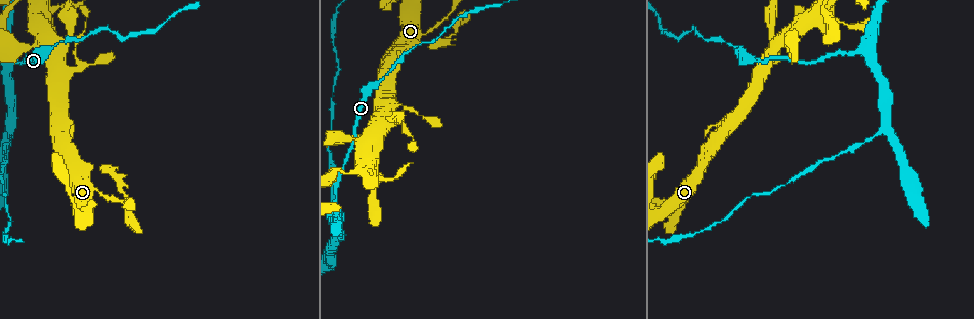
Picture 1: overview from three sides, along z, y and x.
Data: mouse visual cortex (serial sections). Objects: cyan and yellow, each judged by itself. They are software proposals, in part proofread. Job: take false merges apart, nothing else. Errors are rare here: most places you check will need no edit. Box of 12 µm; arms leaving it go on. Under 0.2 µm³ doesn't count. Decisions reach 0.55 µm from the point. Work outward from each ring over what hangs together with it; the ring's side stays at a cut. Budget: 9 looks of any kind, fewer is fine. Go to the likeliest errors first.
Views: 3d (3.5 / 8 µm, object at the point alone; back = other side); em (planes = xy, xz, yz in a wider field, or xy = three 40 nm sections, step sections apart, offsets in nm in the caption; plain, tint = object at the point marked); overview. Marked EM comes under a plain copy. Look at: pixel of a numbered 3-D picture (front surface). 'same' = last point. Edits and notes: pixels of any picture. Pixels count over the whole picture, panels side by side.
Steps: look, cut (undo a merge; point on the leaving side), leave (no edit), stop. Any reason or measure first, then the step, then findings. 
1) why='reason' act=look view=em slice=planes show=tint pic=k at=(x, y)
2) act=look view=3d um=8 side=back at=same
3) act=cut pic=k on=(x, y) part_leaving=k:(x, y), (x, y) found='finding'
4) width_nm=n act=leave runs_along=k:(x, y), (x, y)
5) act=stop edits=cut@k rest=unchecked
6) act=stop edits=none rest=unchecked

why='four or more arms meet' act=look view=3d um=8 pic=1 at=(370, 132)

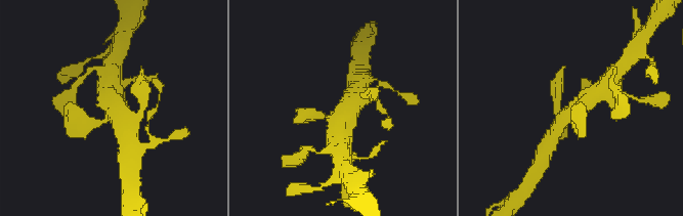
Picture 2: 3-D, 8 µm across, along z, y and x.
act=look view=3d um=3.5 pic=2 at=(340, 110)

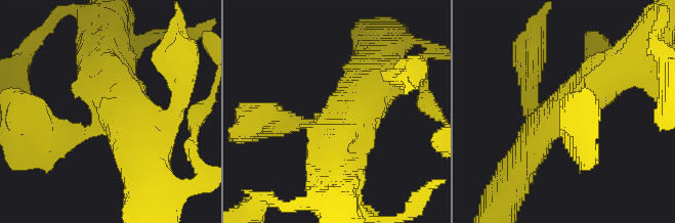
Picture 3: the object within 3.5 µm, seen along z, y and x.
arms=4 arm_widths_nm=150,200,500,600 act=look view=em slice=xy step=3 show=tint pic=3 at=(114, 110)

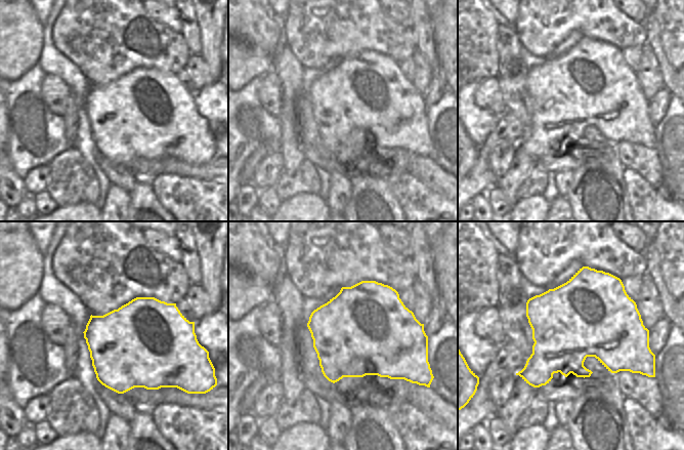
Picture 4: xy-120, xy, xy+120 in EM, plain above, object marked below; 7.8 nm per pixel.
act=leave runs_along=3:(524, 158), (548, 120), (610, 73) found='one cell here'

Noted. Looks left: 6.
why='a narrow waist' act=look view=3d um=3.5 pic=1 at=(100, 167)

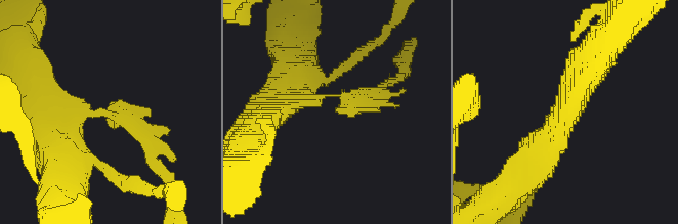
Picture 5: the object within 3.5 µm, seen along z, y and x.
why='need the tissue' act=look view=em slice=xy step=2 show=tint pic=5 at=(103, 114)

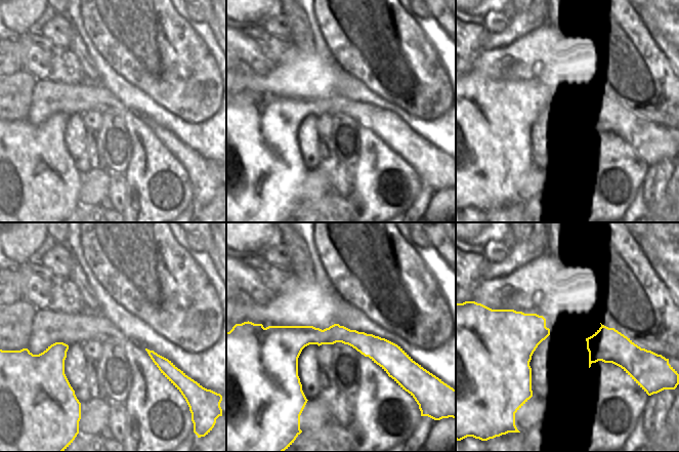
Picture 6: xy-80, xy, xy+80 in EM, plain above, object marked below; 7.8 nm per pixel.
why='another direction' act=look view=em slice=xy step=1 show=tint at=same

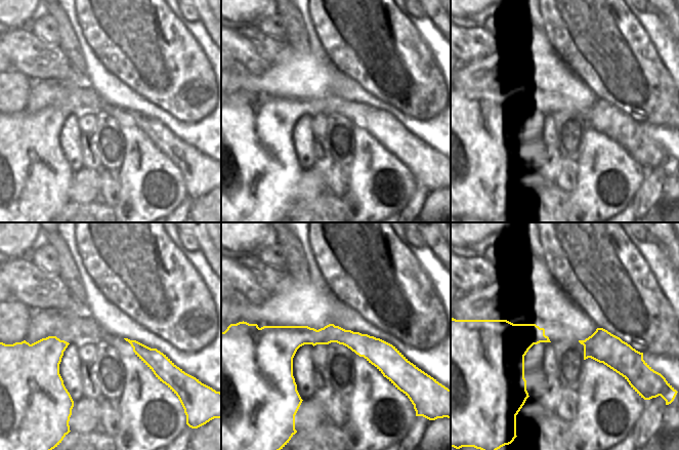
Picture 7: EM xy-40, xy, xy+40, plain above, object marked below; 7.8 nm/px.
width_nm=180 act=cut pic=5 on=(356, 110) part_leaving=5:(328, 95), (366, 103), (391, 80) found='a second cell is stuck on'

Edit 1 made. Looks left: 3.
act=look view=overview

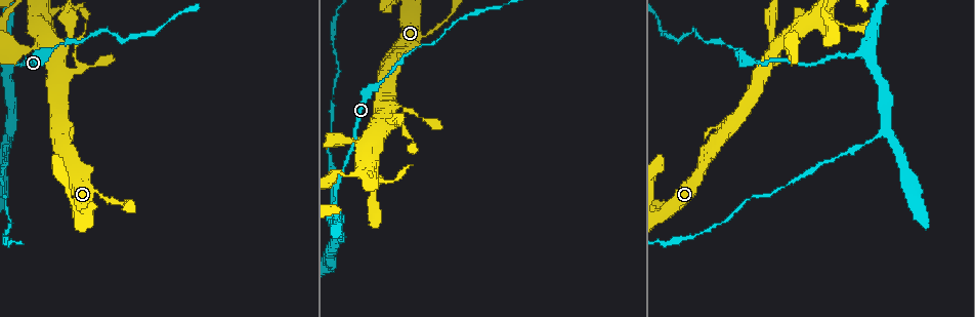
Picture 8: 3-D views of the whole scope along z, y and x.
act=look view=3d um=8 pic=8 at=(52, 51)

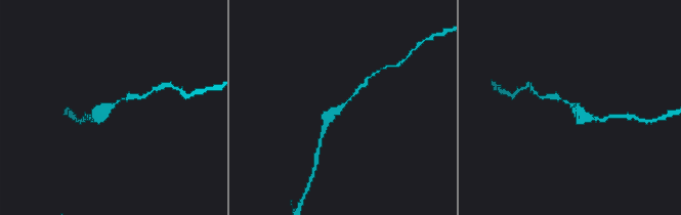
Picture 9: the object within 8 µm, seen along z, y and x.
arm_widths_nm=150,300 act=look view=em slice=xy step=3 show=tint pic=9 at=(115, 105)

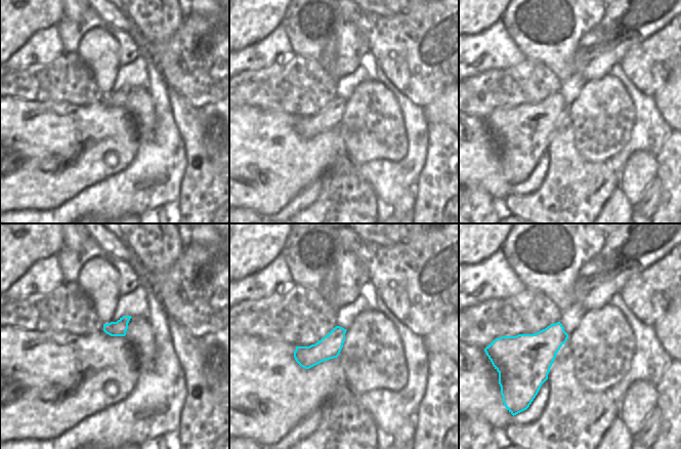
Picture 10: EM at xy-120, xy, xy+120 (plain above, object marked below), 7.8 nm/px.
act=leave runs_along=9:(326, 125), (362, 86) found='all the same cell'

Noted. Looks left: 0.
act=stop edits=cut@5 rest=unchecked

